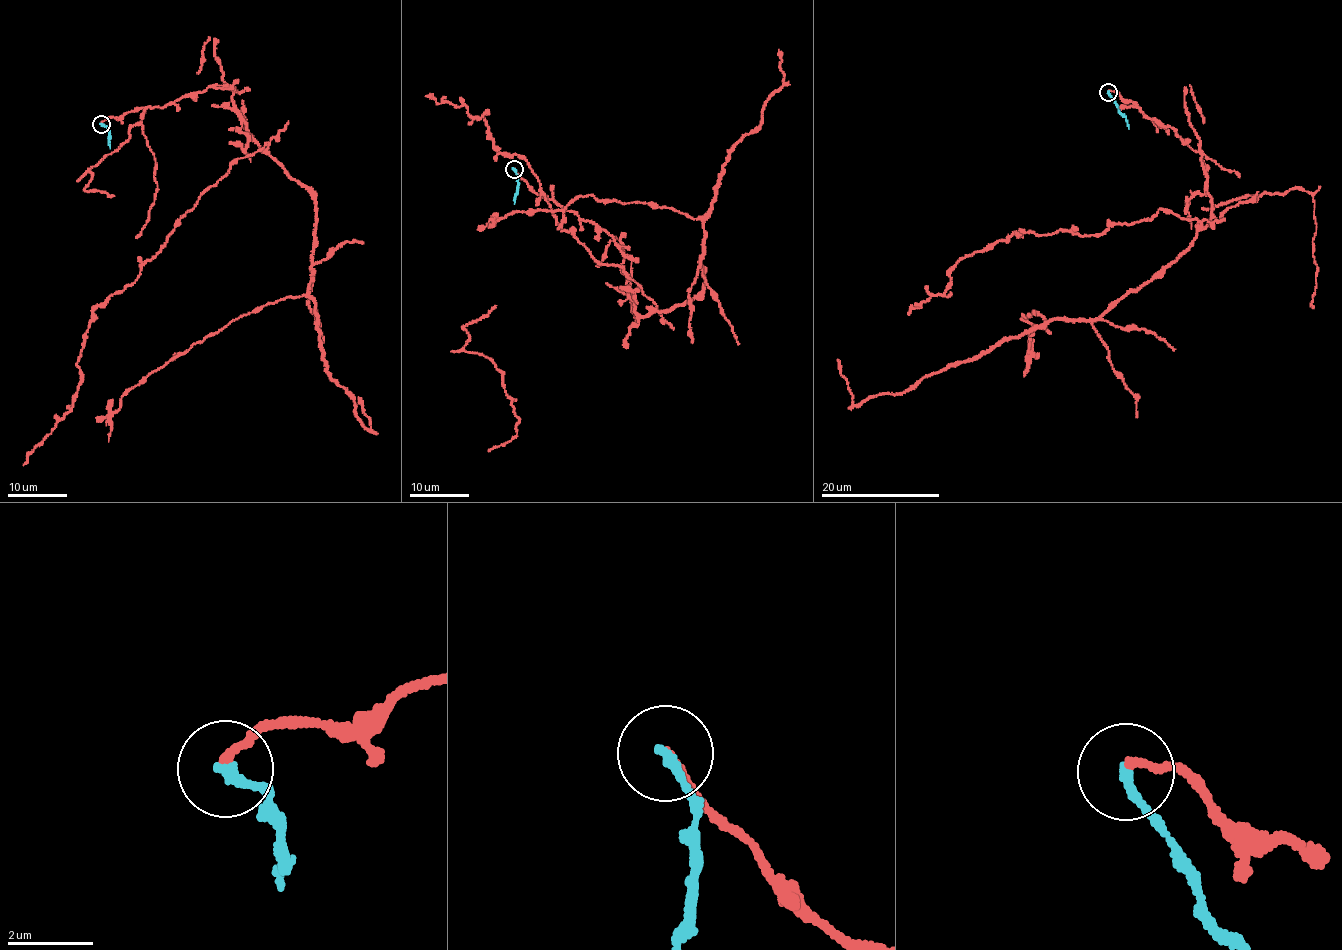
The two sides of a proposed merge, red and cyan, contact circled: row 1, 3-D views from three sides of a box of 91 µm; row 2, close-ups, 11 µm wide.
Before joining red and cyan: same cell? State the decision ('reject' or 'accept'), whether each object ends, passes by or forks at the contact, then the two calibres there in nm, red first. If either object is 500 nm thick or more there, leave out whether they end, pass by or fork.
reject; red ends there; cyan ends there; 160 nm thick on the red side, 240 nm on the other

